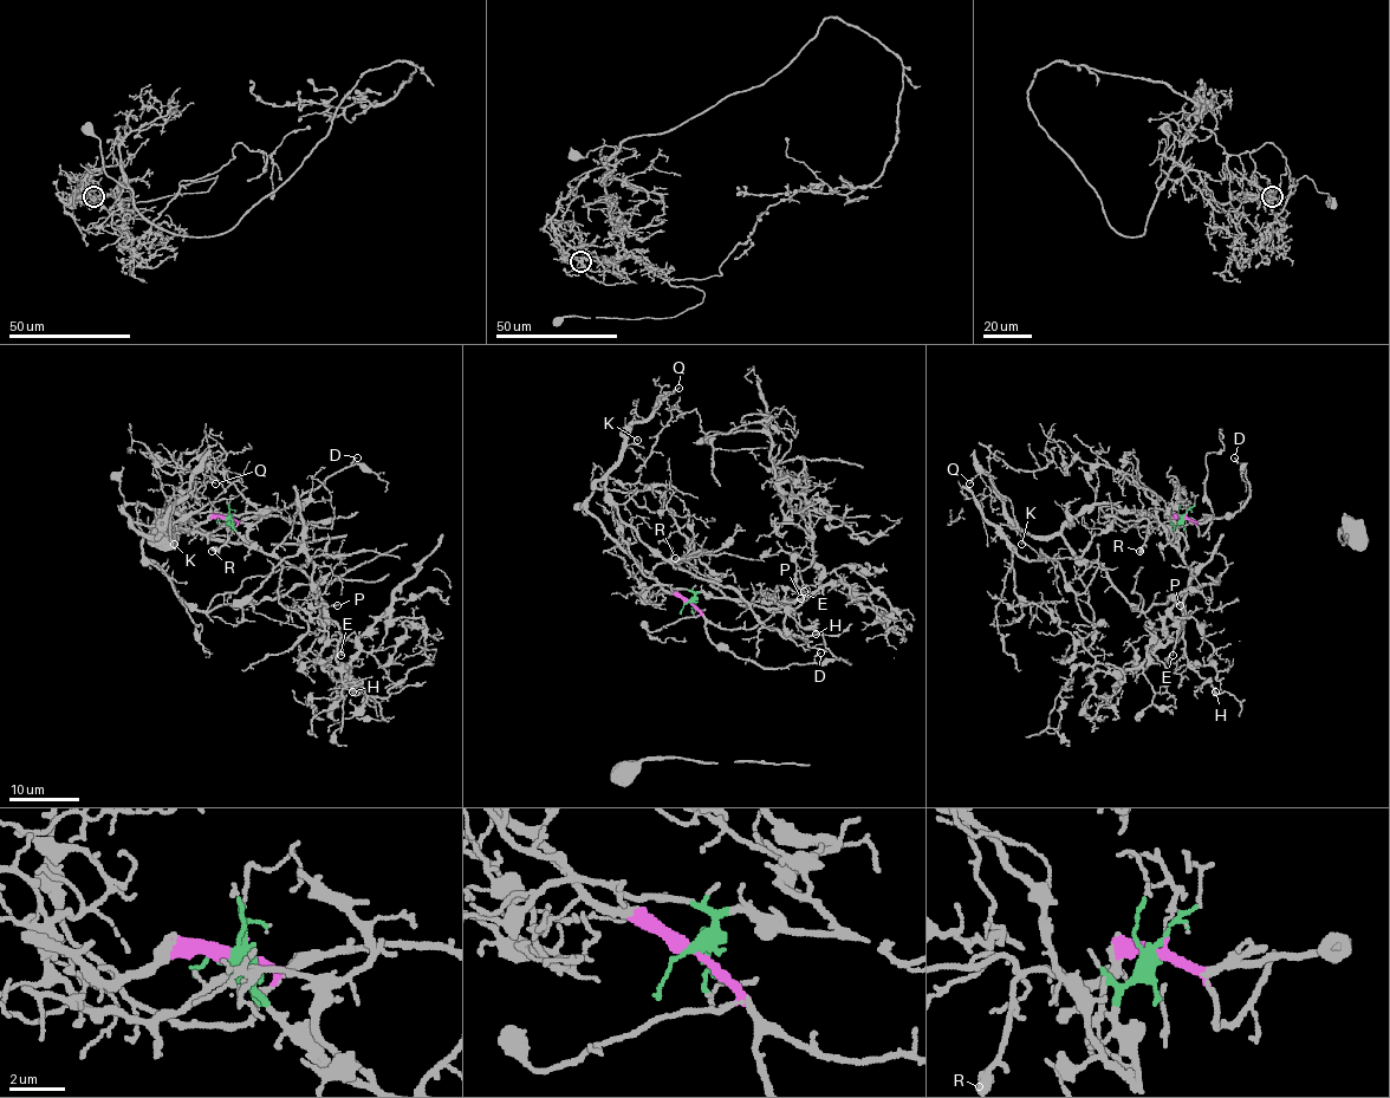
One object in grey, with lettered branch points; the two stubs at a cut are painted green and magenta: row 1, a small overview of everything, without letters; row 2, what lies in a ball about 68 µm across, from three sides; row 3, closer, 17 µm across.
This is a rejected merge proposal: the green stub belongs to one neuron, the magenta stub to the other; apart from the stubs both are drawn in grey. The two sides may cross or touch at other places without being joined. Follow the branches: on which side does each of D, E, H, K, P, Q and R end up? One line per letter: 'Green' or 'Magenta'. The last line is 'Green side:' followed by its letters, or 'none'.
D: Magenta
E: Green
H: Green
K: Magenta
P: Green
Q: Magenta
R: Green
Green side: E, H, P, R

